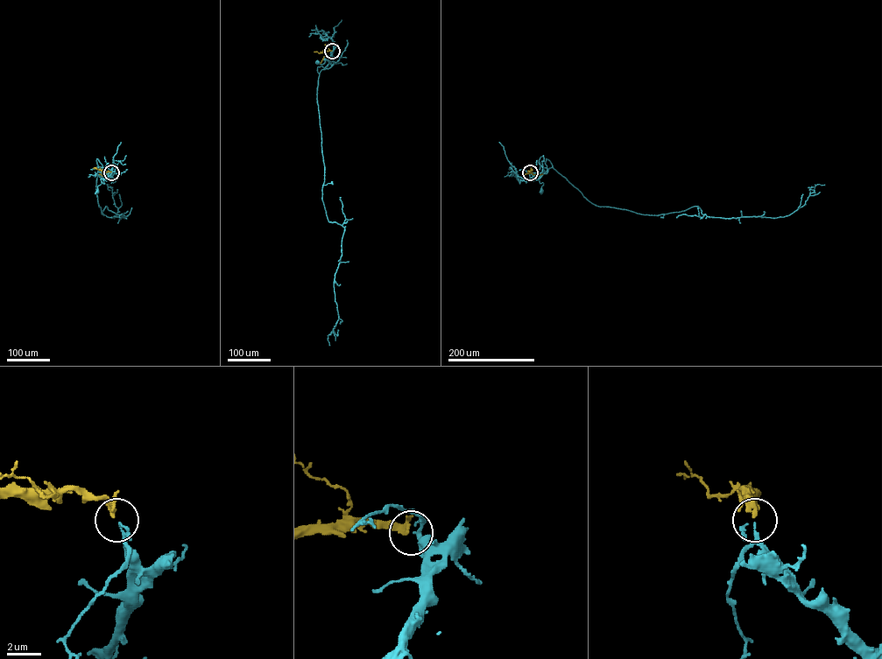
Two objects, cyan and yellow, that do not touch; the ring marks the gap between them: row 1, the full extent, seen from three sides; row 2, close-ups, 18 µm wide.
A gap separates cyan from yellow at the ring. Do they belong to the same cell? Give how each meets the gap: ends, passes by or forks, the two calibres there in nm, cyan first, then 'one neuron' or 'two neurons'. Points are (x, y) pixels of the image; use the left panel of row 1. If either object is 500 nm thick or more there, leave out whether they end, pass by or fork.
cyan ends | yellow ends | 160/260 nm | one neuron

